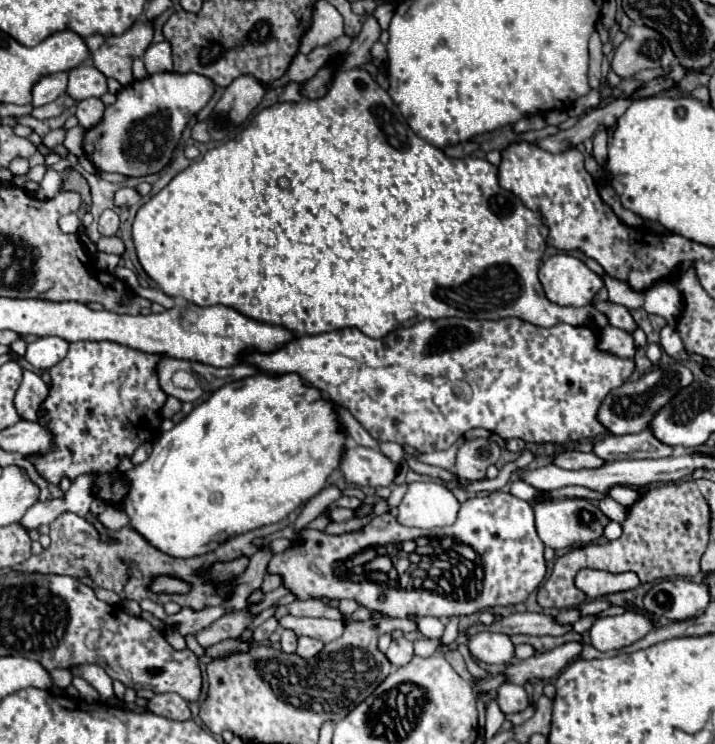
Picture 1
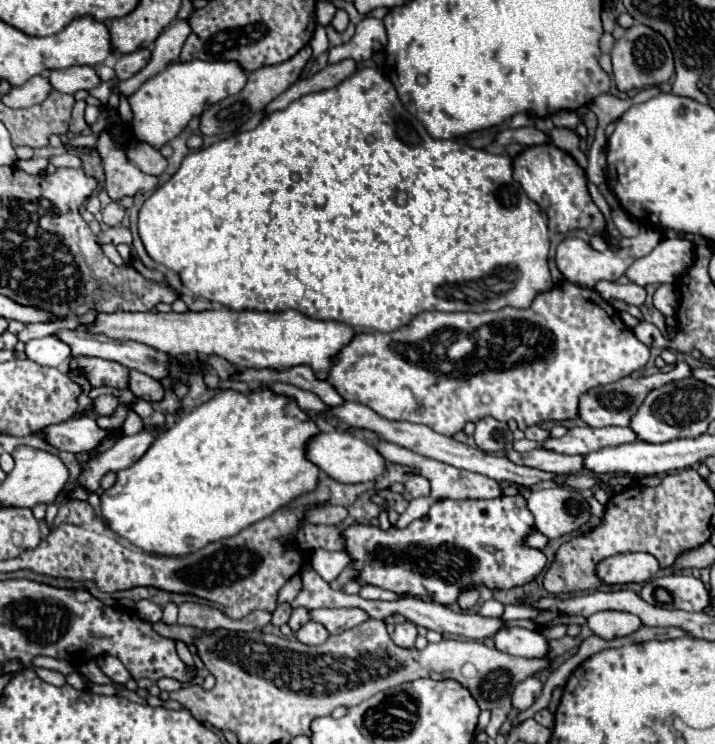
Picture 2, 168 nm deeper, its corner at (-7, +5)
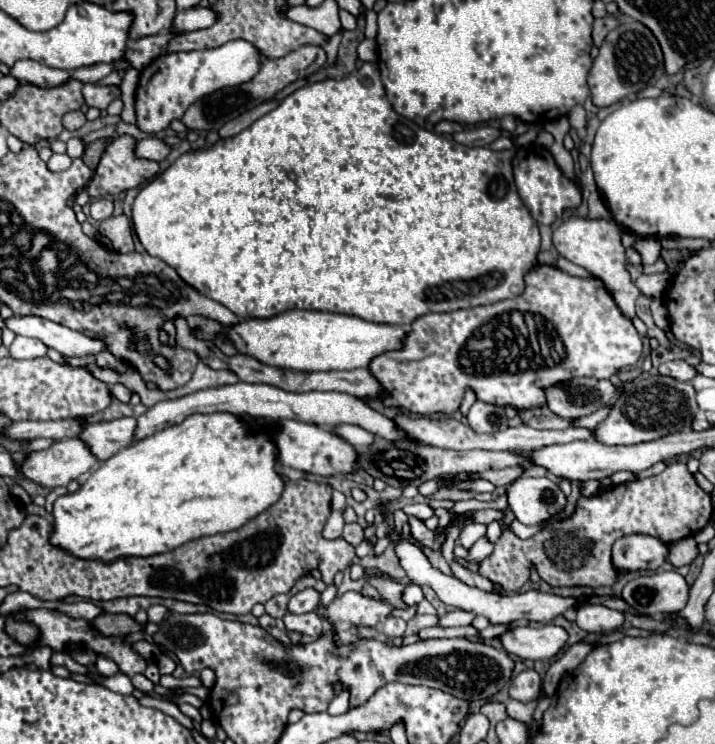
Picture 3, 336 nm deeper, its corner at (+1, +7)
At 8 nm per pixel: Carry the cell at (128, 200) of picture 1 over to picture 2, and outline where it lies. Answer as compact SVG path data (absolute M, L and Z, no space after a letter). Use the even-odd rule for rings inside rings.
M102 132L98 142L96 142L96 150L102 158L102 166L106 172L106 190L108 196L112 200L120 200L124 196L134 196L134 194L144 194L144 192L152 192L158 184L156 176L148 176L144 174L140 168L136 168L126 152L122 148L116 148L112 142L110 132Z

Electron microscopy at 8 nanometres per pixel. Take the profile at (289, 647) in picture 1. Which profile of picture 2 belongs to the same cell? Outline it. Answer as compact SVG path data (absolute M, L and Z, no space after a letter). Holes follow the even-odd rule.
M296 608L296 610L292 610L292 616L290 616L288 626L292 628L292 632L298 632L300 626L304 626L308 620L310 620L308 610L306 608Z

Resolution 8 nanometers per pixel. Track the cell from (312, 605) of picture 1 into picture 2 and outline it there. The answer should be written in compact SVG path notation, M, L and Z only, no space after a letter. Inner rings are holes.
M330 590L330 594L326 596L326 608L360 608L370 618L378 618L378 620L386 620L392 614L402 614L408 622L412 622L416 626L424 626L424 628L440 632L440 634L462 636L462 638L468 638L468 640L482 640L482 638L494 636L502 626L506 626L504 618L486 618L482 614L454 612L448 606L442 606L442 604L436 604L436 602L424 602L424 600L410 598L410 596L402 596L402 598L392 600L392 602L374 602L374 600L364 600L360 596L348 596L340 590Z

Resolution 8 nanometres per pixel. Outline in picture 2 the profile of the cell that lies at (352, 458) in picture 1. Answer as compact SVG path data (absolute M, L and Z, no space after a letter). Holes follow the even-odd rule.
M334 430L334 432L320 432L308 444L308 460L312 460L322 472L332 476L338 482L358 484L358 482L376 482L386 474L386 460L376 450L376 446L368 444L364 438L352 436L350 432Z

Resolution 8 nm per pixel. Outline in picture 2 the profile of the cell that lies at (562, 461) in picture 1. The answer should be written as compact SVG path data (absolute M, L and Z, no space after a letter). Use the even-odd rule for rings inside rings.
M536 448L536 450L524 452L524 454L520 454L516 450L508 450L506 456L516 464L524 464L524 466L532 466L532 468L556 472L556 474L574 474L584 468L584 456L558 454L558 452L552 452L546 448Z

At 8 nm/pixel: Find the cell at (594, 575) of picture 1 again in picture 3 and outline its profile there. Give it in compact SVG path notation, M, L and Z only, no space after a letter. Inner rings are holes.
M630 534L616 540L612 548L612 562L618 570L656 570L668 560L668 546L660 538L648 534Z

